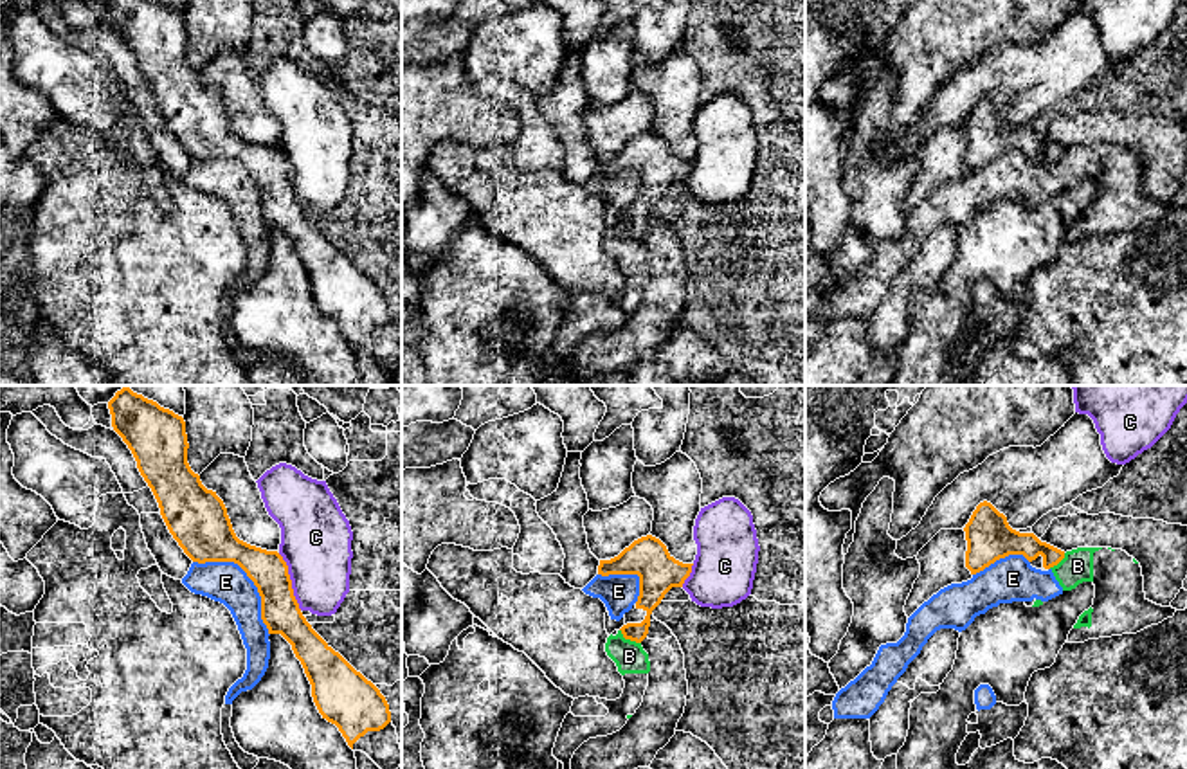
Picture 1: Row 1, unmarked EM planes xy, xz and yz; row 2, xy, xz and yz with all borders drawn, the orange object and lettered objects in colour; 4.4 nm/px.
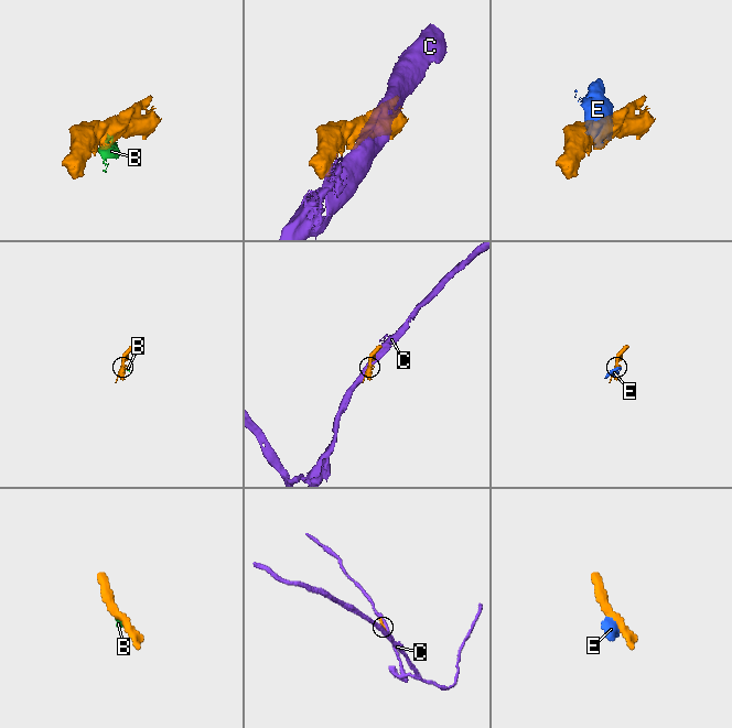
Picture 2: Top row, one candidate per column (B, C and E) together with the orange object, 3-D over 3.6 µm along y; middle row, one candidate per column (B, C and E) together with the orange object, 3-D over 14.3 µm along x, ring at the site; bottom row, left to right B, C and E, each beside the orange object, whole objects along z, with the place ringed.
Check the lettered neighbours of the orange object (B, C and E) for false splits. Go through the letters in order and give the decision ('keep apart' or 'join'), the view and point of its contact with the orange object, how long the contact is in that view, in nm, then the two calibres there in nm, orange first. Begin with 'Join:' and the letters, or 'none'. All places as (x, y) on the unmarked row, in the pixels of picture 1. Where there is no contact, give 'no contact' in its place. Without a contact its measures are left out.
Join: none
B: keep apart; meets orange in xz at (629, 235); contact 120 nm long; 130 nm thick on the orange side, 140 nm on the other
C: keep apart; meets orange in xy at (290, 179); contact 280 nm long; 180 nm thick on the orange side, 320 nm on the other
E: keep apart; meets orange in xy at (249, 173); contact 480 nm long; 220 nm thick on the orange side, 190 nm on the other

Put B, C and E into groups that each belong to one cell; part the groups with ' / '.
B E / C

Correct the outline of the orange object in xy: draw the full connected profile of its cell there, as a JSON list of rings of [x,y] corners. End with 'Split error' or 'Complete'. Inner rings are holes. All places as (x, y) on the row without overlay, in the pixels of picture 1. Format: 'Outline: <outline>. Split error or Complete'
Outline: [[[108,0],[112,23],[131,47],[137,65],[151,85],[160,112],[184,146],[198,160],[234,158],[258,184],[261,216],[268,231],[281,231],[301,258],[312,281],[313,299],[328,319],[335,321],[353,348],[366,349],[389,375],[402,362],[402,344],[391,308],[380,286],[335,249],[306,218],[294,193],[288,162],[277,148],[267,148],[240,137],[223,97],[207,86],[187,59],[187,31],[182,13],[159,0]]]. Split error

